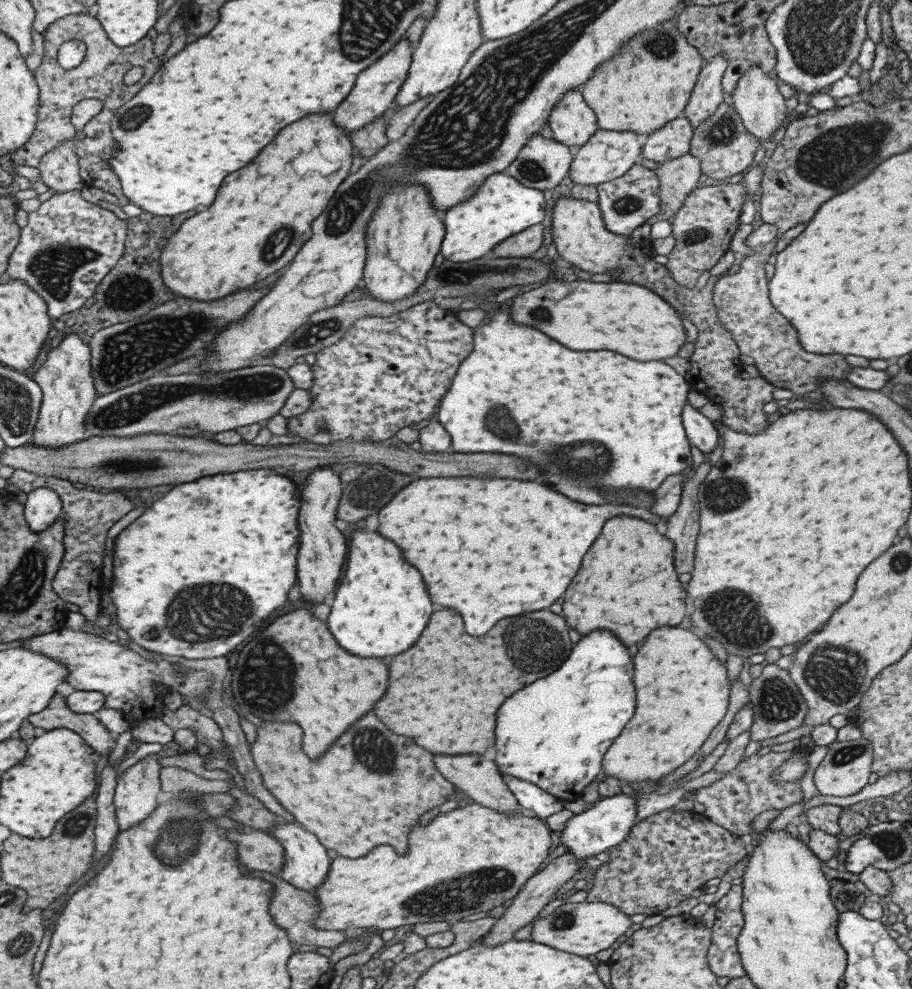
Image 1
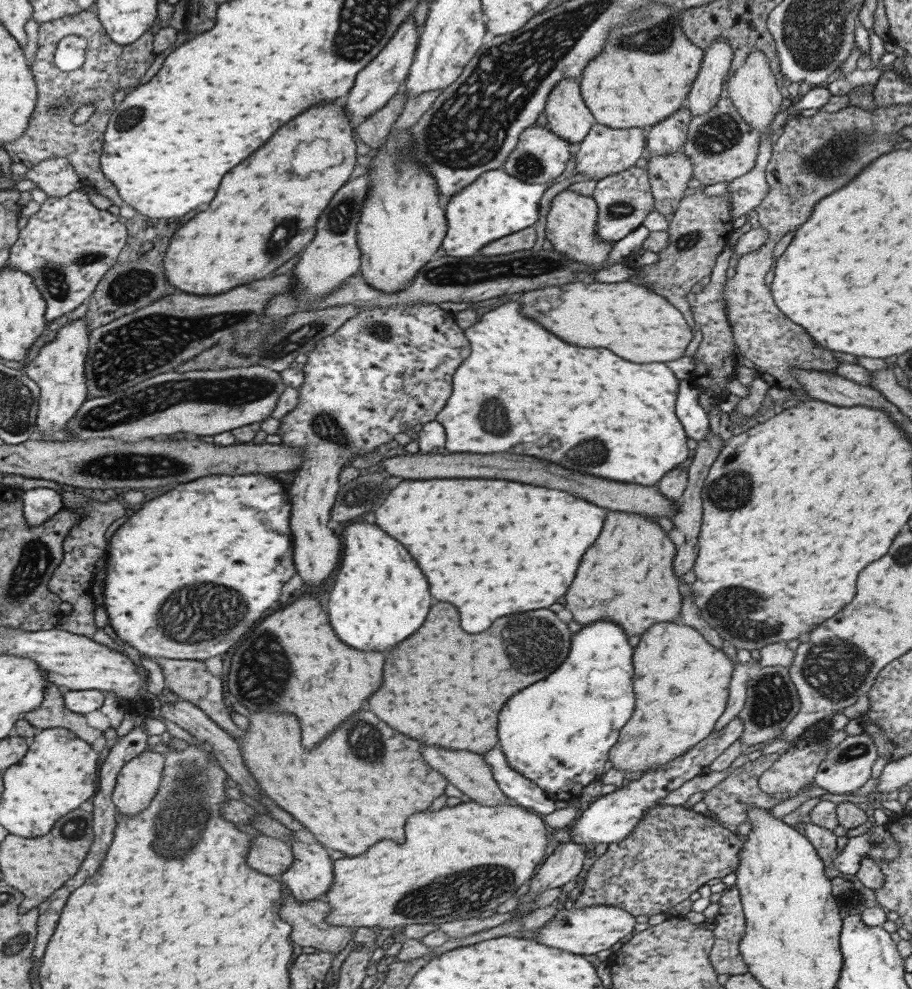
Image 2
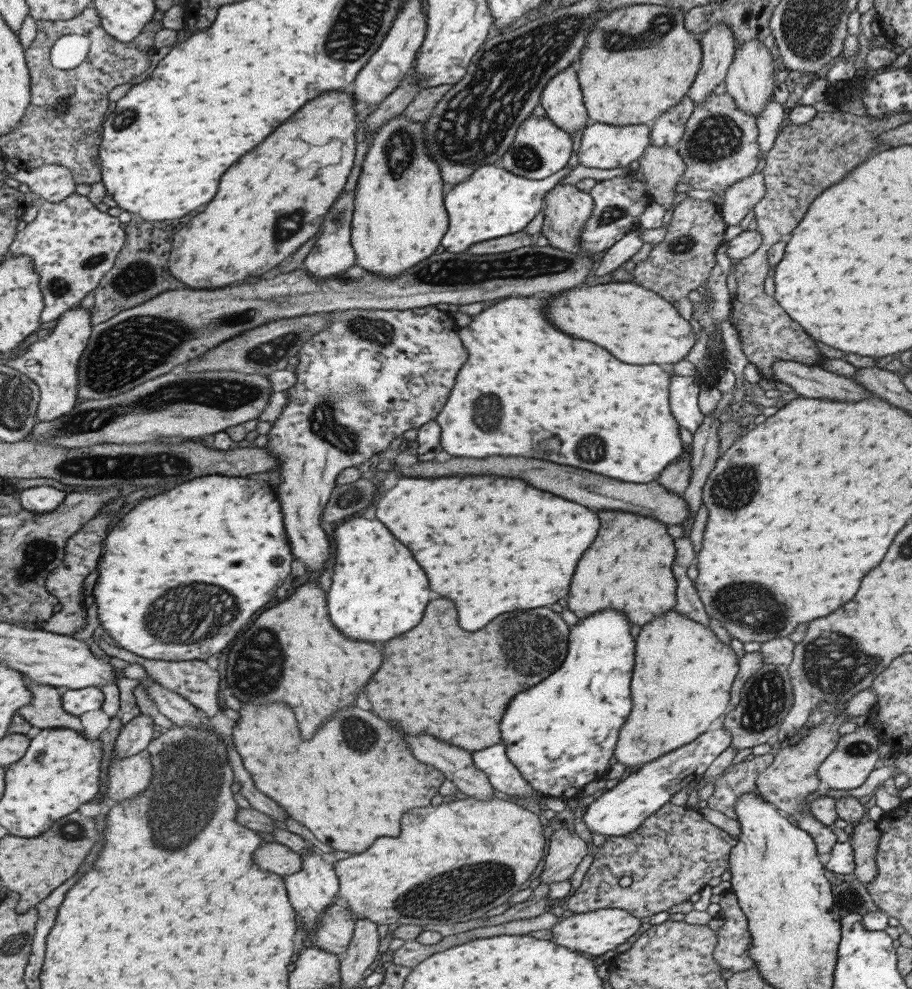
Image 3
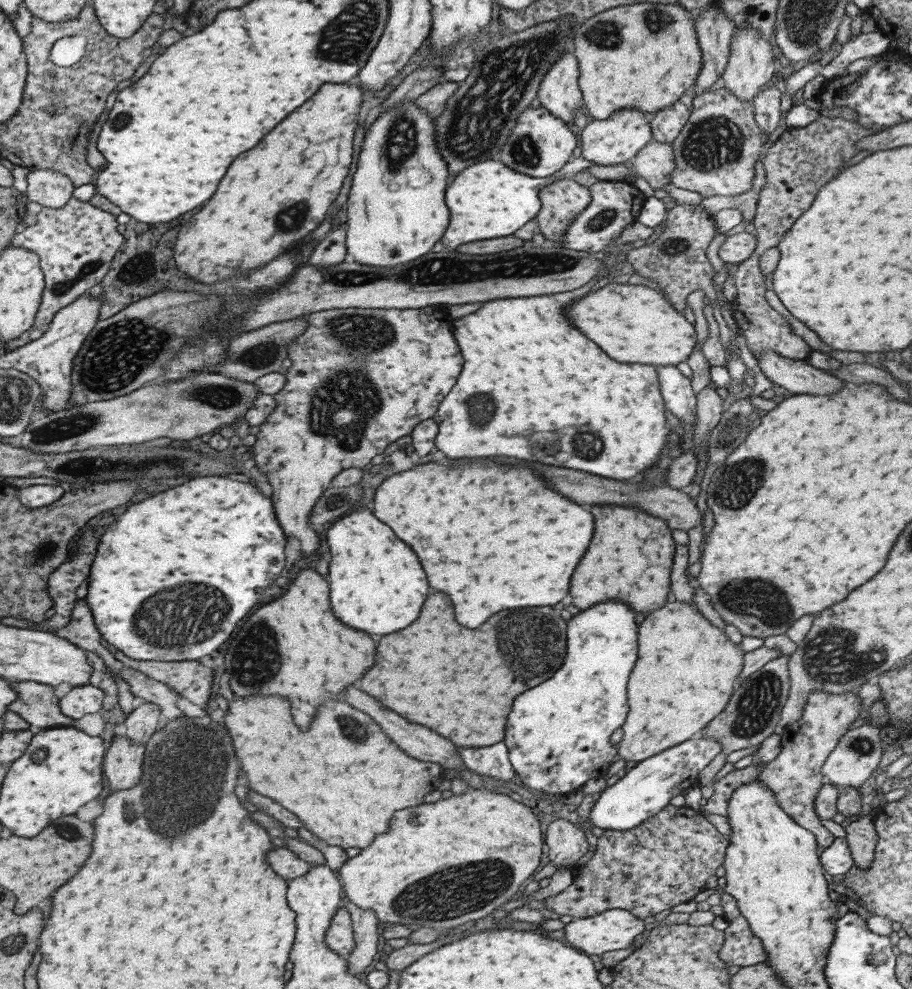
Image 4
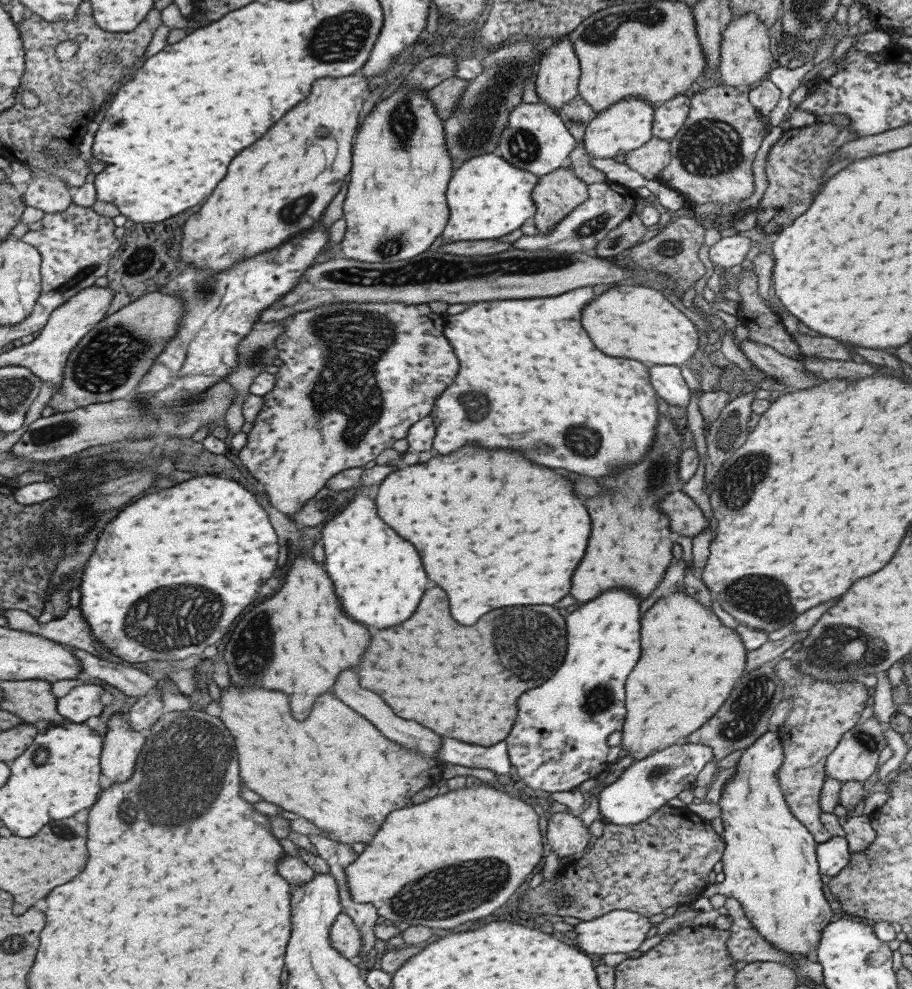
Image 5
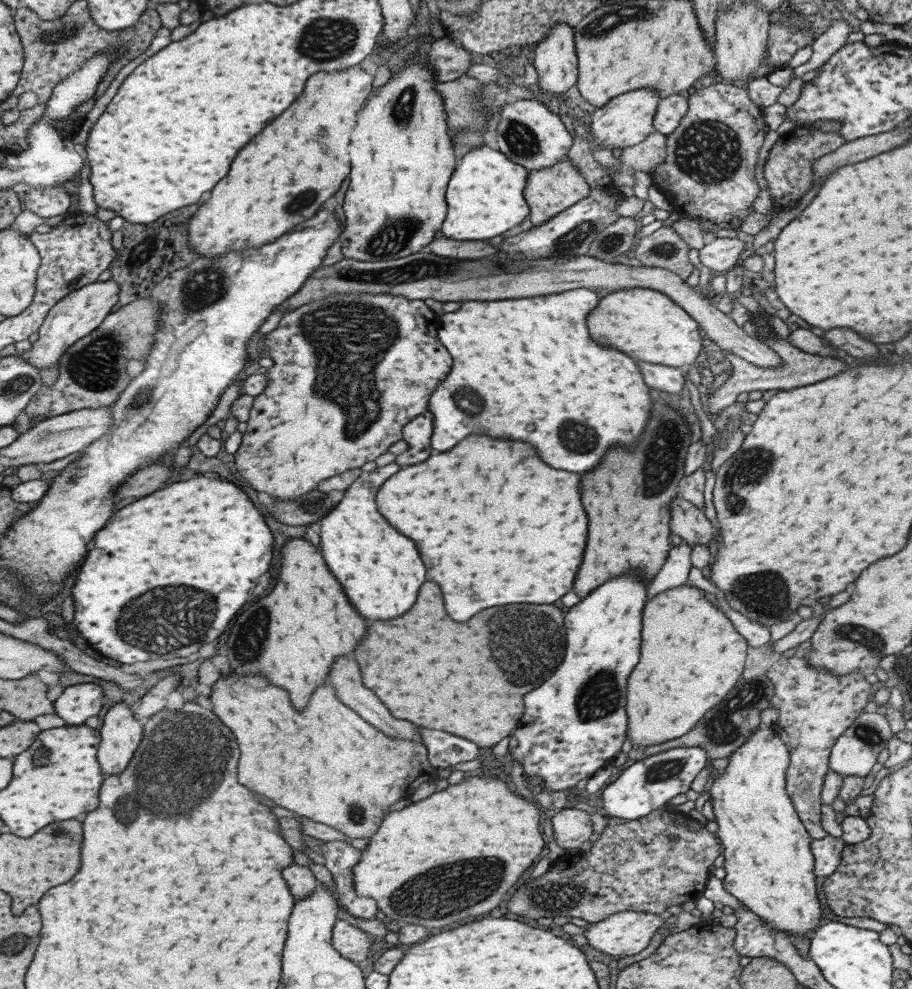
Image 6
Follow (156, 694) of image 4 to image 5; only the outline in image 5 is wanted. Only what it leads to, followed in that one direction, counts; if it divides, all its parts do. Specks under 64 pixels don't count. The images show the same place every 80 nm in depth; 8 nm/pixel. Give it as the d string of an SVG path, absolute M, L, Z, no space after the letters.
M72 647L71 651L73 656L76 656L82 672L114 686L127 697L143 697L157 691L153 689L155 681L138 668L100 659L75 647Z

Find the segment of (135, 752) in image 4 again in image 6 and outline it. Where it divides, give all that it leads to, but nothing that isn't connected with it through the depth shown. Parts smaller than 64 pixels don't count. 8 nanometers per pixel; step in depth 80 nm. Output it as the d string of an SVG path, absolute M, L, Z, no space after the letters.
M111 704L100 727L101 772L119 774L133 758L142 737L142 726L125 704Z

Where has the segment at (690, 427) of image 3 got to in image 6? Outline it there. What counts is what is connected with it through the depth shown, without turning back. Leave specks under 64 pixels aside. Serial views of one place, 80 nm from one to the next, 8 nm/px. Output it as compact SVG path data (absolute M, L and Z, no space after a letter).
M639 360L635 364L649 388L669 394L677 394L681 391L684 375L678 368L662 364L645 364Z

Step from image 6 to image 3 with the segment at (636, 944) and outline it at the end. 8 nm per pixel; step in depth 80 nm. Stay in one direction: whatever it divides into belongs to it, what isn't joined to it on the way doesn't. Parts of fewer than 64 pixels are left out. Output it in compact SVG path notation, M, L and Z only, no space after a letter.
M600 908L591 912L573 913L569 917L559 917L549 930L553 933L553 944L561 944L565 948L573 948L575 952L585 956L600 956L607 950L614 950L623 944L629 936L639 930L639 919L620 908Z

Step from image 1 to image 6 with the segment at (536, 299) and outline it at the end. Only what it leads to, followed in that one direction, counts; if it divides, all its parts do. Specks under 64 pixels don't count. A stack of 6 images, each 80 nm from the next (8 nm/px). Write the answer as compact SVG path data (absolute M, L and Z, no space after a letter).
M622 288L607 294L599 300L597 308L591 310L591 316L587 316L587 328L597 342L619 350L629 358L675 368L691 364L700 353L702 339L697 326L668 296L649 288Z

